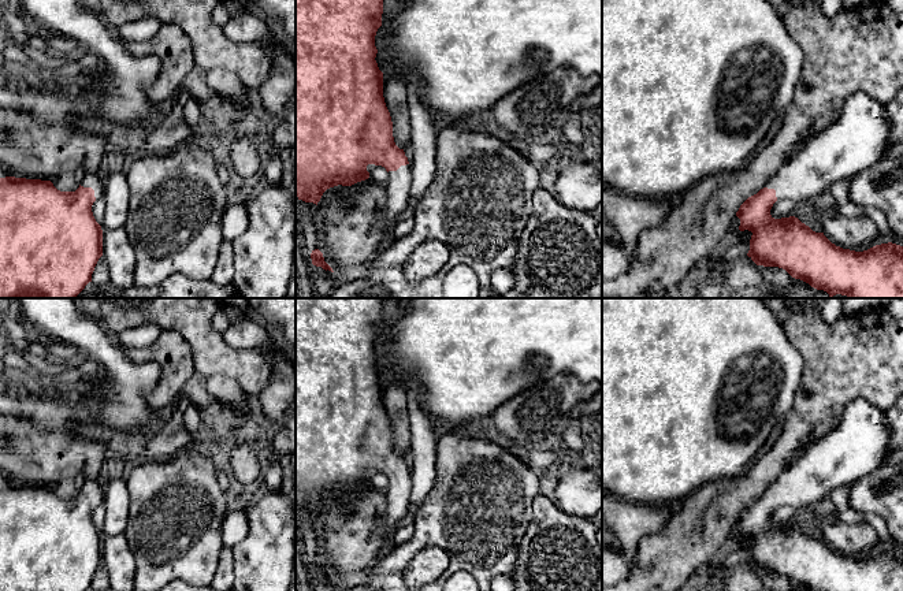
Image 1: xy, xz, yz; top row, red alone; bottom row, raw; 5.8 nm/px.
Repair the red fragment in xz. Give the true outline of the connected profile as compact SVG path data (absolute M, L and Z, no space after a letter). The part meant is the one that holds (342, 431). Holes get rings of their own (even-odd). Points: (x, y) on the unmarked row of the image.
M296 298L296 502L305 509L317 512L323 499L334 492L352 492L369 484L368 471L382 472L389 480L386 495L386 532L383 554L390 551L390 542L398 523L410 512L412 480L404 456L400 456L393 443L393 428L383 404L383 379L375 367L378 356L375 342L382 332L383 306L387 298Z

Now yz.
M863 398L850 401L836 428L811 442L757 501L740 512L736 518L739 536L752 539L747 562L757 572L783 575L809 591L903 591L903 553L888 549L863 558L843 555L795 523L774 525L770 521L777 506L811 506L835 488L852 486L870 475L892 454L888 450L889 436L884 410Z

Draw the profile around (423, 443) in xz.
M413 379L406 383L410 447L413 458L410 472L410 510L417 512L431 491L436 477L435 421L423 408L420 389Z

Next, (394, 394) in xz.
M384 378L383 404L393 428L394 449L400 456L405 456L410 447L406 386Z

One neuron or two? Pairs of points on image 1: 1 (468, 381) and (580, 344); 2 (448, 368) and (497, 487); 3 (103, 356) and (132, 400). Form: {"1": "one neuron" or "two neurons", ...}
{"1": "one neuron", "2": "two neurons", "3": "one neuron"}

